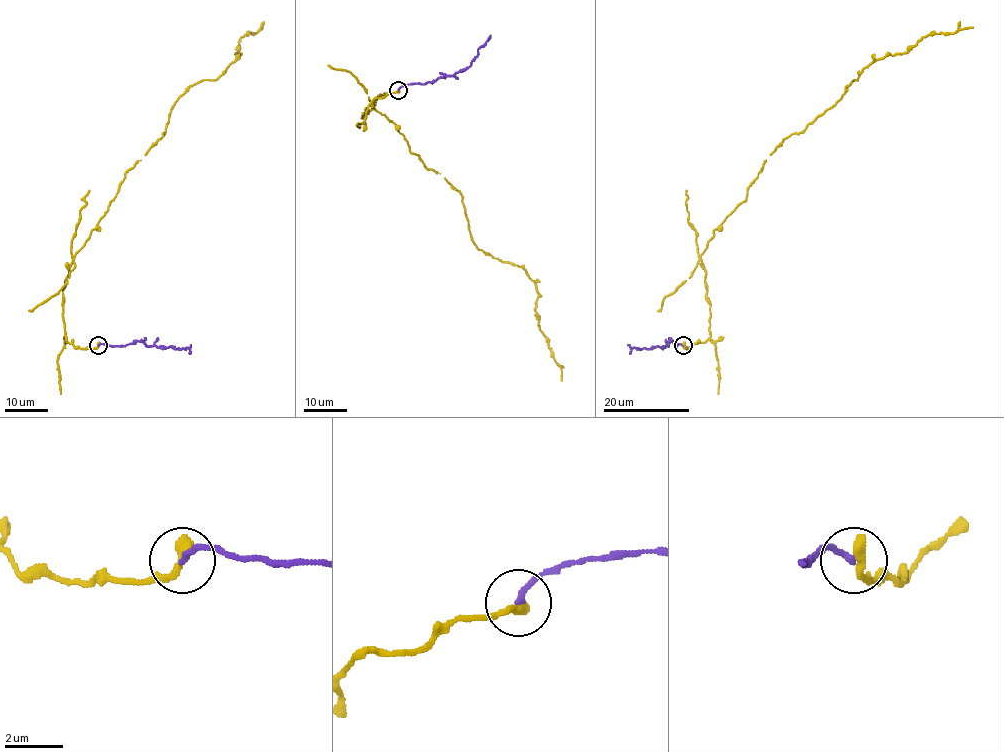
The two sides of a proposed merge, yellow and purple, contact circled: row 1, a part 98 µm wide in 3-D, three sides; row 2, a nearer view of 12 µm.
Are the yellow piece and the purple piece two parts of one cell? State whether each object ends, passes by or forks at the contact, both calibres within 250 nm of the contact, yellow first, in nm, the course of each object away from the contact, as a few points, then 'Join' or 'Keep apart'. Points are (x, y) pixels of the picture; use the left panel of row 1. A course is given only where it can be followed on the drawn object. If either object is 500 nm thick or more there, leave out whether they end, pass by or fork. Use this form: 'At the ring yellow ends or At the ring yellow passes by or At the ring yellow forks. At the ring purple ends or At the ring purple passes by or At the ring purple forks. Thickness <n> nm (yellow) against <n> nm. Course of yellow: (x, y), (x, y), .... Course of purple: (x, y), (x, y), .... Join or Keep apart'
At the ring yellow ends. At the ring purple ends. Thickness 440 nm (yellow) against 200 nm. Course of yellow: (98, 345), (66, 338), (73, 257), (179, 97), (217, 79), (239, 39), (263, 27). Course of purple: (98, 346), (126, 346), (137, 340), (147, 346), (179, 349), (191, 345). Join

